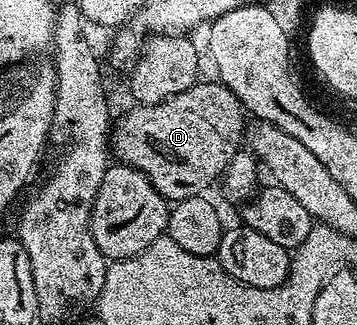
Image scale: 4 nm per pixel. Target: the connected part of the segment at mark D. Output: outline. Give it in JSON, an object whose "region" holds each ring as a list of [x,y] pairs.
{"region":[[[221,82],[193,84],[188,90],[176,94],[159,104],[138,104],[126,112],[113,125],[109,133],[109,151],[113,159],[140,170],[150,179],[152,186],[167,202],[203,195],[206,187],[223,175],[244,144],[244,109],[242,103]]]}

